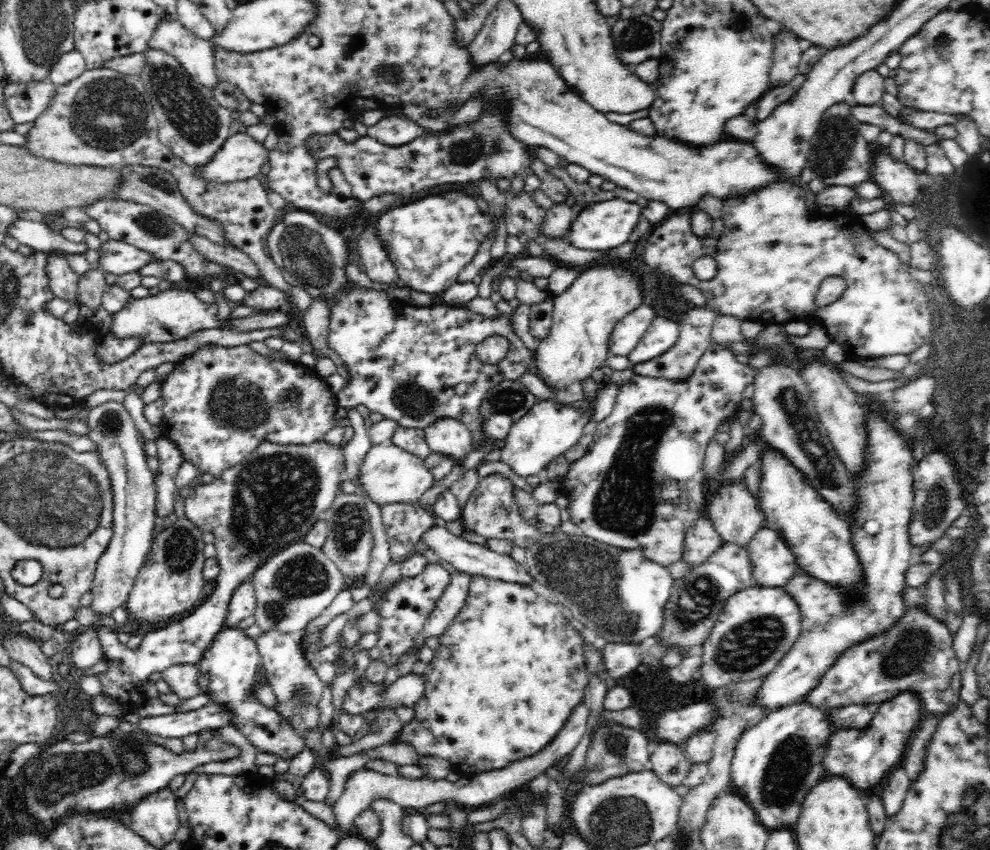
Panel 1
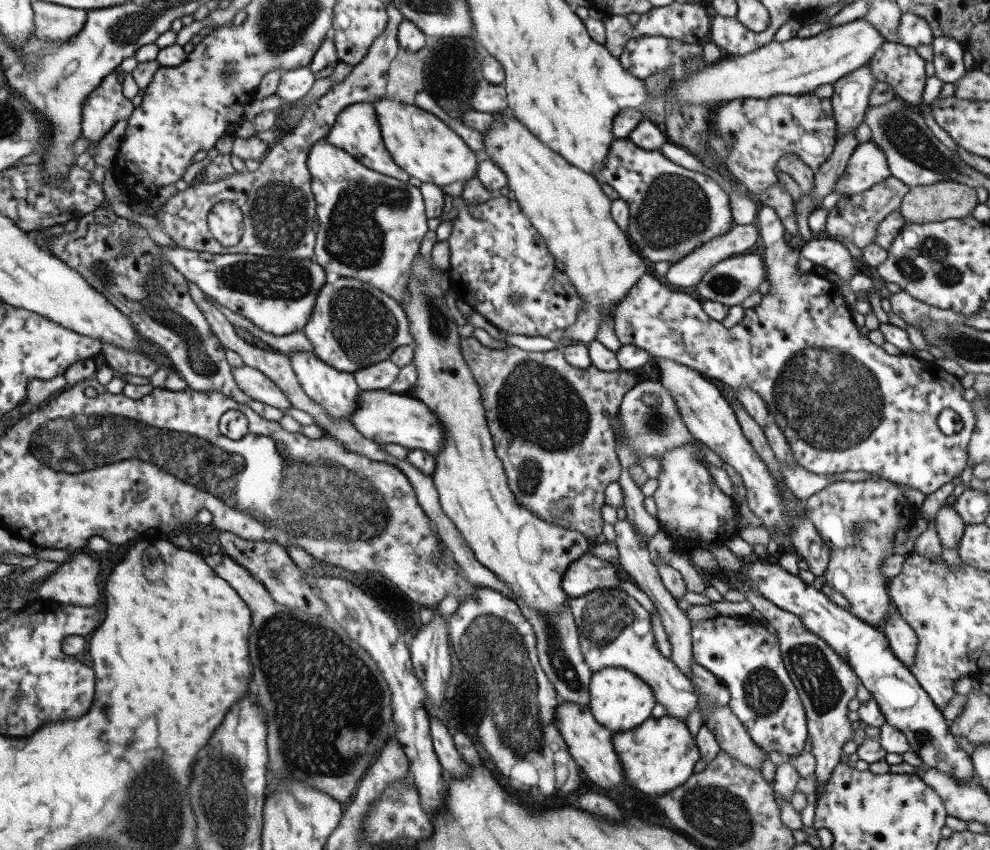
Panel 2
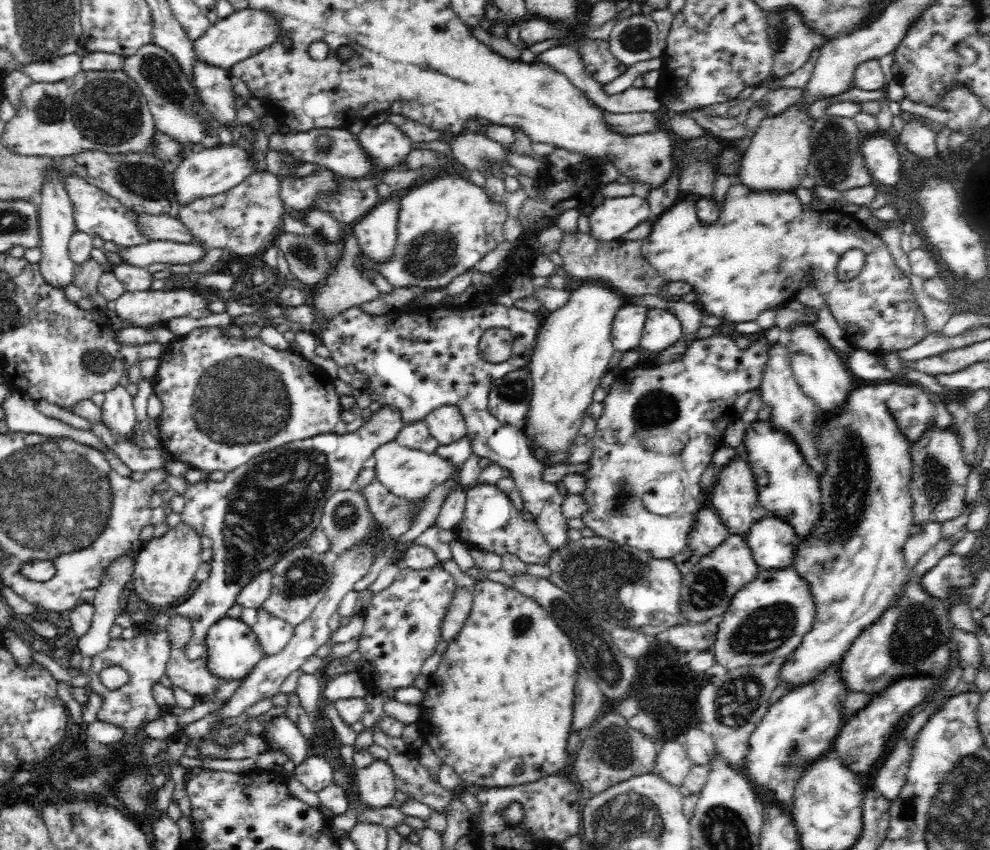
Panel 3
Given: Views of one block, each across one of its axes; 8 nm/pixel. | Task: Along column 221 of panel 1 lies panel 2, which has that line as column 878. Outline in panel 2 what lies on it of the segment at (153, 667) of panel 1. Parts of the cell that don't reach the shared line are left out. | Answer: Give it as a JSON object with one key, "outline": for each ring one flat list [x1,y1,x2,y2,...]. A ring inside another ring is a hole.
{"outline":[[871,473,868,474,868,479,864,481,844,480,830,483,826,488,822,488,816,494,809,496,804,503,808,518,831,552,824,575,825,580,834,592,842,594,848,601,849,612,855,618,862,620,880,632,880,628,885,624,893,609,887,592,888,580,881,574,881,565,888,556,892,556,891,549,895,543,896,533,900,530,907,531,914,526,916,520,915,507,912,504,911,507,908,506,908,499,896,483]]}

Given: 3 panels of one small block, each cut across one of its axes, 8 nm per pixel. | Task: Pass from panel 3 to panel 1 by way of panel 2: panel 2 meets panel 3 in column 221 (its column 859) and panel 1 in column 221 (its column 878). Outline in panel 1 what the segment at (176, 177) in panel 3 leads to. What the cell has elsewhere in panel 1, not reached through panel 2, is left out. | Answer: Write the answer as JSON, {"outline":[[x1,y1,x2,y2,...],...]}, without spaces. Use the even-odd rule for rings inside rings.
{"outline":[[241,134,230,136,214,159,192,169,210,182,224,183,254,178,269,160,269,151,254,138]]}

